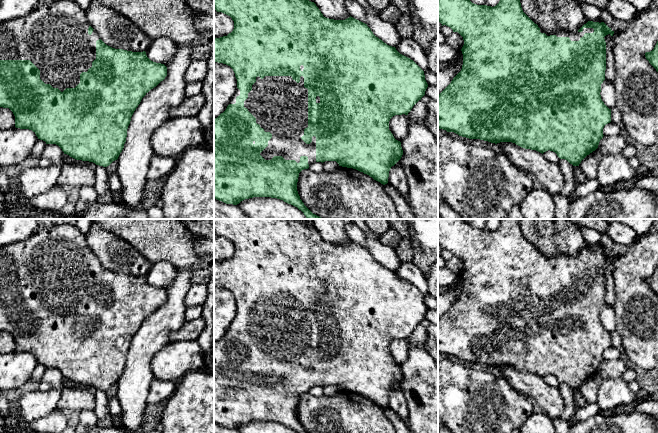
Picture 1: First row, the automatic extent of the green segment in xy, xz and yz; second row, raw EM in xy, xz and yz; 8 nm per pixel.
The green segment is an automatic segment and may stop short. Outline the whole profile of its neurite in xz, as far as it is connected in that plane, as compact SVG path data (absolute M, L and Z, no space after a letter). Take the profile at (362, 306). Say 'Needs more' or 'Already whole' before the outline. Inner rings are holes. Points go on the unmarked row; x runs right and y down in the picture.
Needs more. M214 219L214 233L232 242L234 253L227 260L214 262L214 286L230 290L237 303L237 314L226 334L214 342L214 423L237 429L253 421L271 421L283 424L298 433L308 433L297 415L299 397L314 386L336 385L339 390L353 392L385 409L389 395L402 381L401 366L389 354L389 345L395 339L408 339L425 319L428 308L424 295L410 282L400 278L376 261L367 248L349 241L334 244L323 240L314 226L304 219Z

